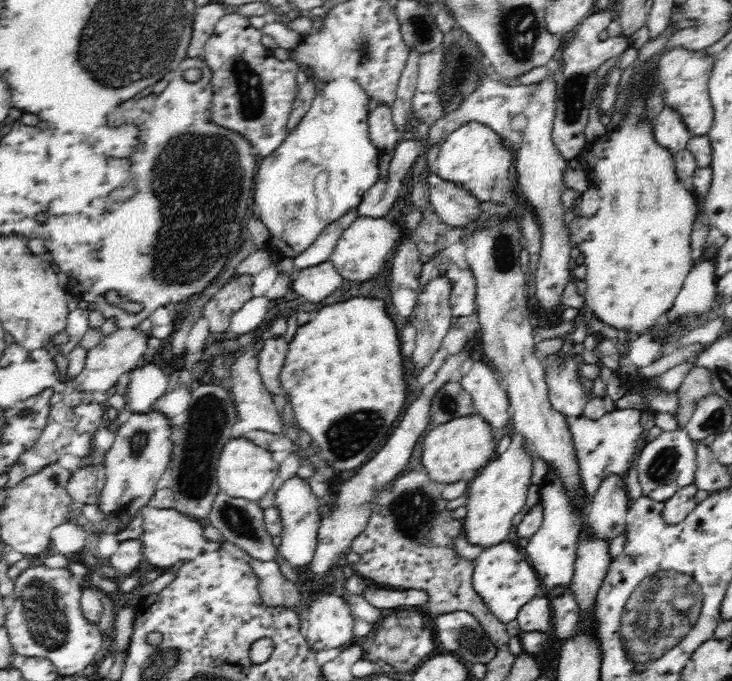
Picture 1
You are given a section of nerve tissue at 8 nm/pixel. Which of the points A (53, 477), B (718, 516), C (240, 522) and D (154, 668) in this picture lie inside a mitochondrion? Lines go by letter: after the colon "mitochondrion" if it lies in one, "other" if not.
A: mitochondrion
B: other
C: mitochondrion
D: mitochondrion

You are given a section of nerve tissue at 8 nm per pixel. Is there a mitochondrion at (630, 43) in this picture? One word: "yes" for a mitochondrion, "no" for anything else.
no

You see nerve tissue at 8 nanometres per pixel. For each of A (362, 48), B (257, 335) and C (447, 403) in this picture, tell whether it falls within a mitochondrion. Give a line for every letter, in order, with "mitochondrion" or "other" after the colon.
A: mitochondrion
B: other
C: mitochondrion

